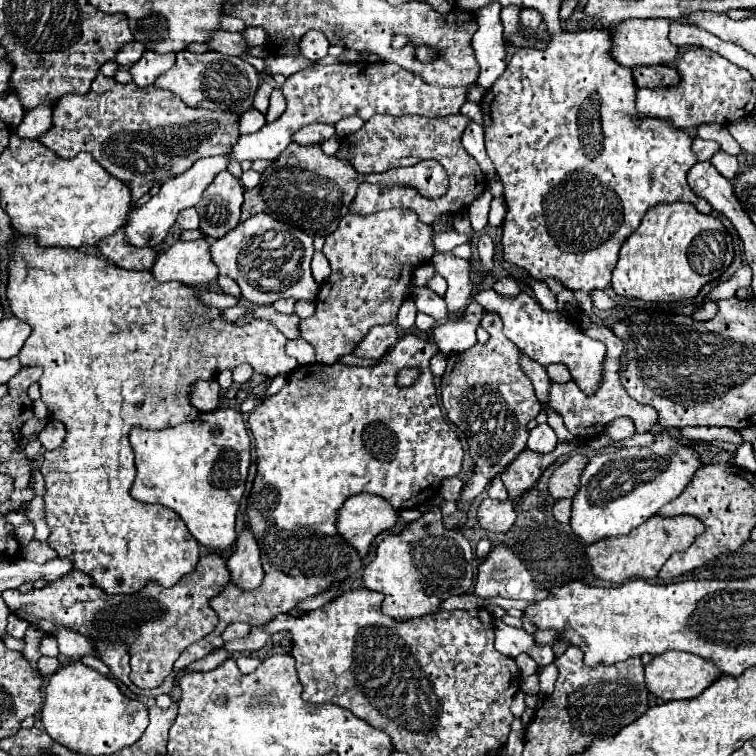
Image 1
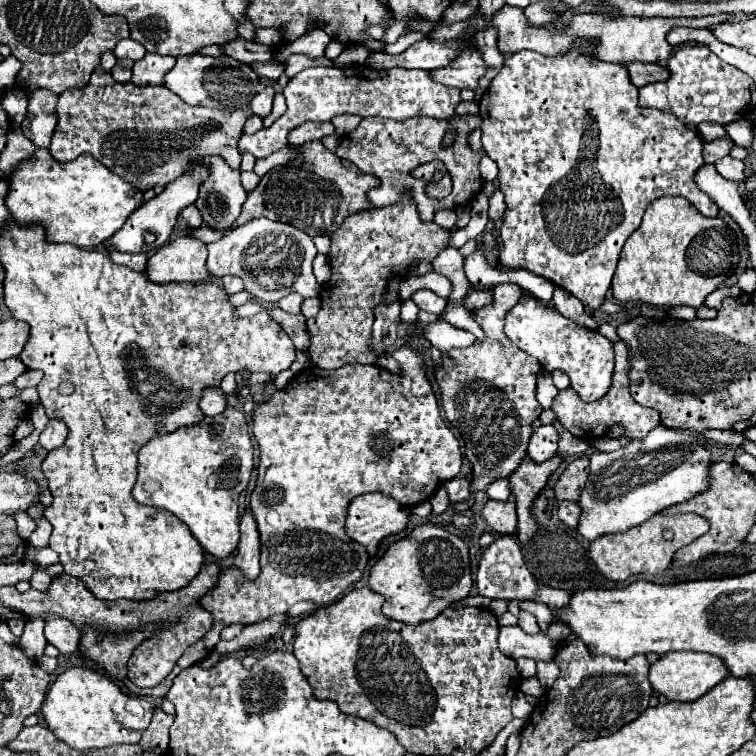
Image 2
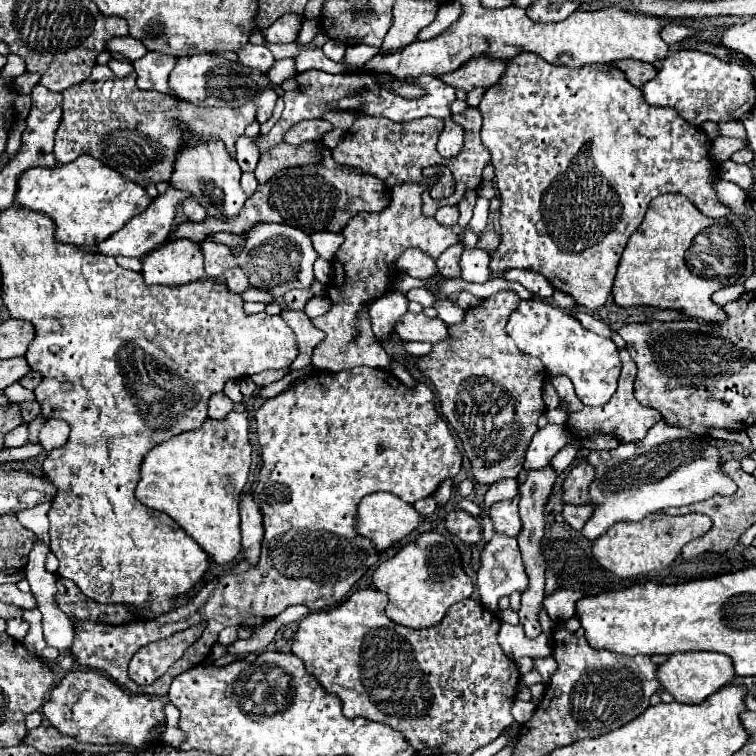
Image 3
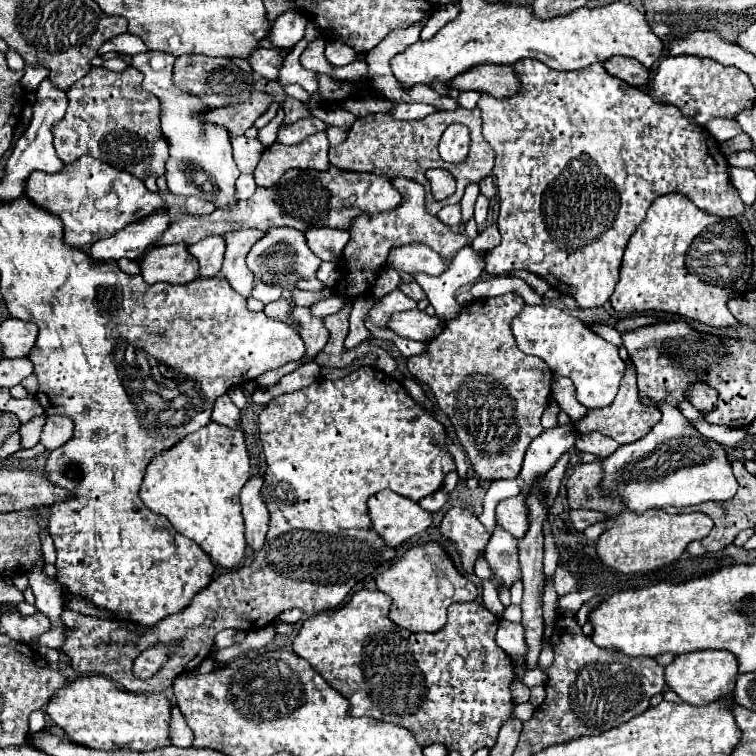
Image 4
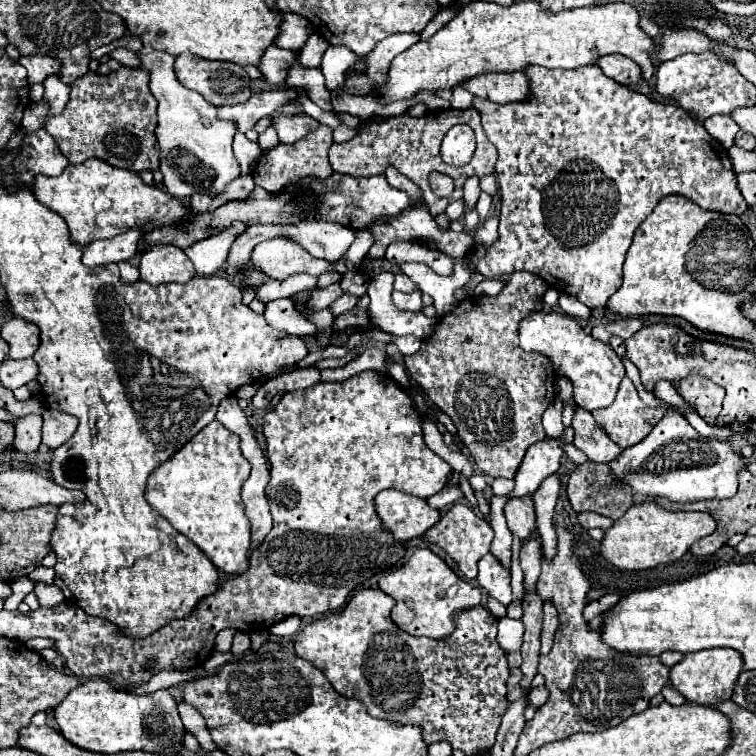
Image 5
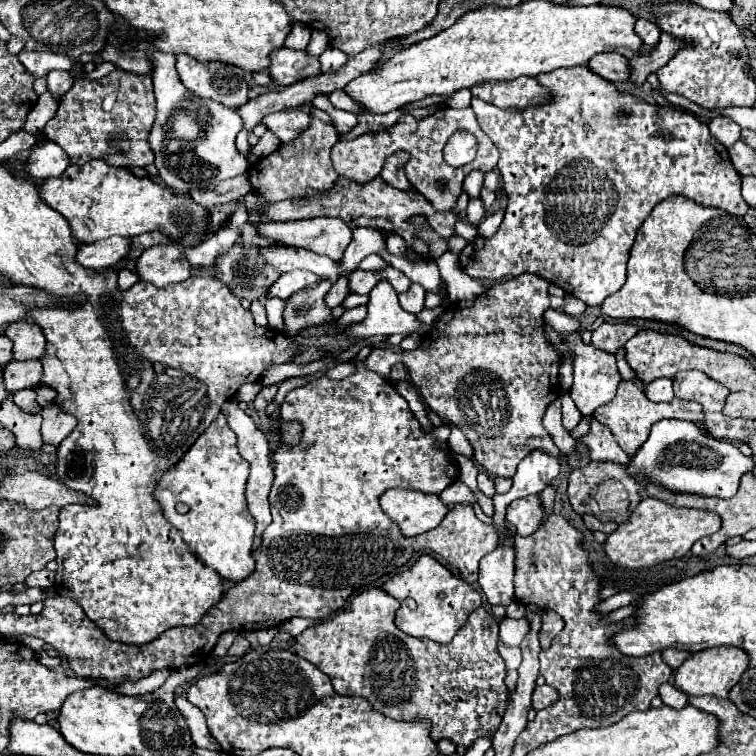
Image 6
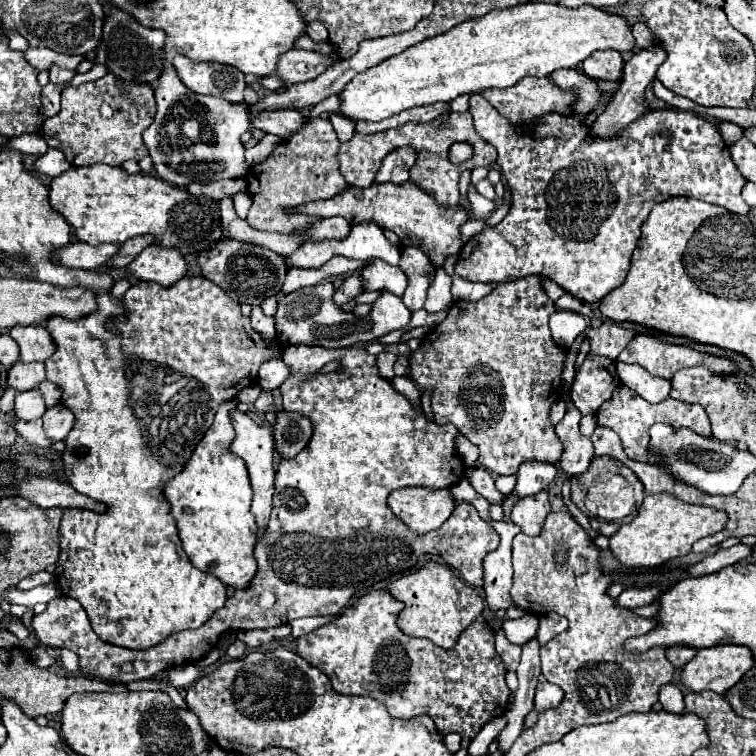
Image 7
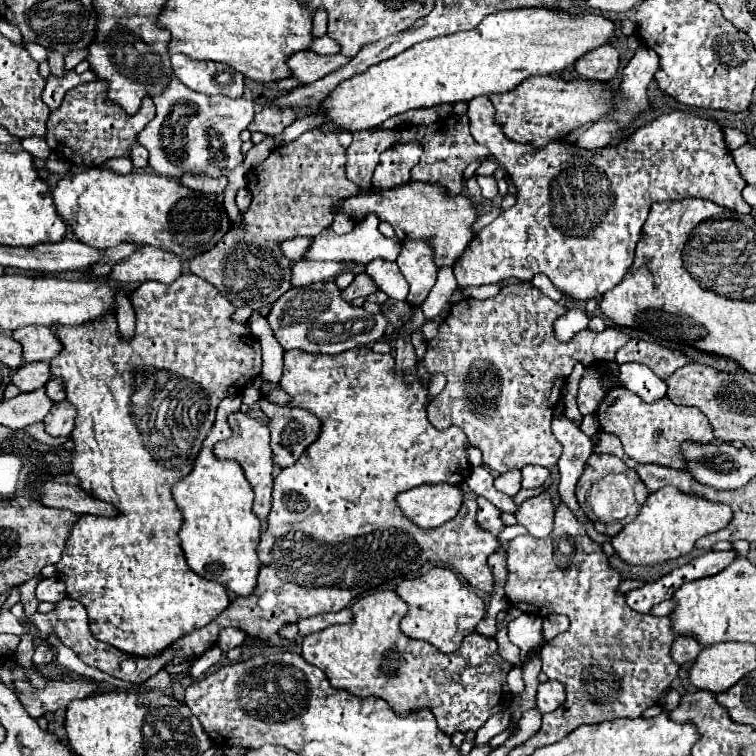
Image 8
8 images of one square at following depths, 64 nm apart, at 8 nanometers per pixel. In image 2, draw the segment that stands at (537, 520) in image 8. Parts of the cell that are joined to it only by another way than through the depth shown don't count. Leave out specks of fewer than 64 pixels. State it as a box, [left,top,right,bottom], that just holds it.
[482,500,516,534]

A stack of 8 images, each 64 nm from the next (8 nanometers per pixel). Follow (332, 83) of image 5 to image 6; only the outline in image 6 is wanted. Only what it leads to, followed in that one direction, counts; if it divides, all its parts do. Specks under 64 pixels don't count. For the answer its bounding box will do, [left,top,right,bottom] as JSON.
[320,48,348,74]

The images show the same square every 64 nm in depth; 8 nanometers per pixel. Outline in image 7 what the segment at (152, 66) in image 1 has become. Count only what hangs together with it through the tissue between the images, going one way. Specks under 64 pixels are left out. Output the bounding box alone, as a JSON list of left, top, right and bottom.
[144,60,250,188]

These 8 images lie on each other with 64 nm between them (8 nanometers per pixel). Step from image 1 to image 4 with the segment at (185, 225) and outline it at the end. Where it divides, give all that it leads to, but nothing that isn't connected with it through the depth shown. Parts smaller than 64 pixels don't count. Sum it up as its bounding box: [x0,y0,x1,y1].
[186,198,214,216]

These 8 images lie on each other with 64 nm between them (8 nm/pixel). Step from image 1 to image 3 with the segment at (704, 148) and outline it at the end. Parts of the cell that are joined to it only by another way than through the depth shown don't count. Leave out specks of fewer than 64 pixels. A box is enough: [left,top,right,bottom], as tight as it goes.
[710,136,746,164]

